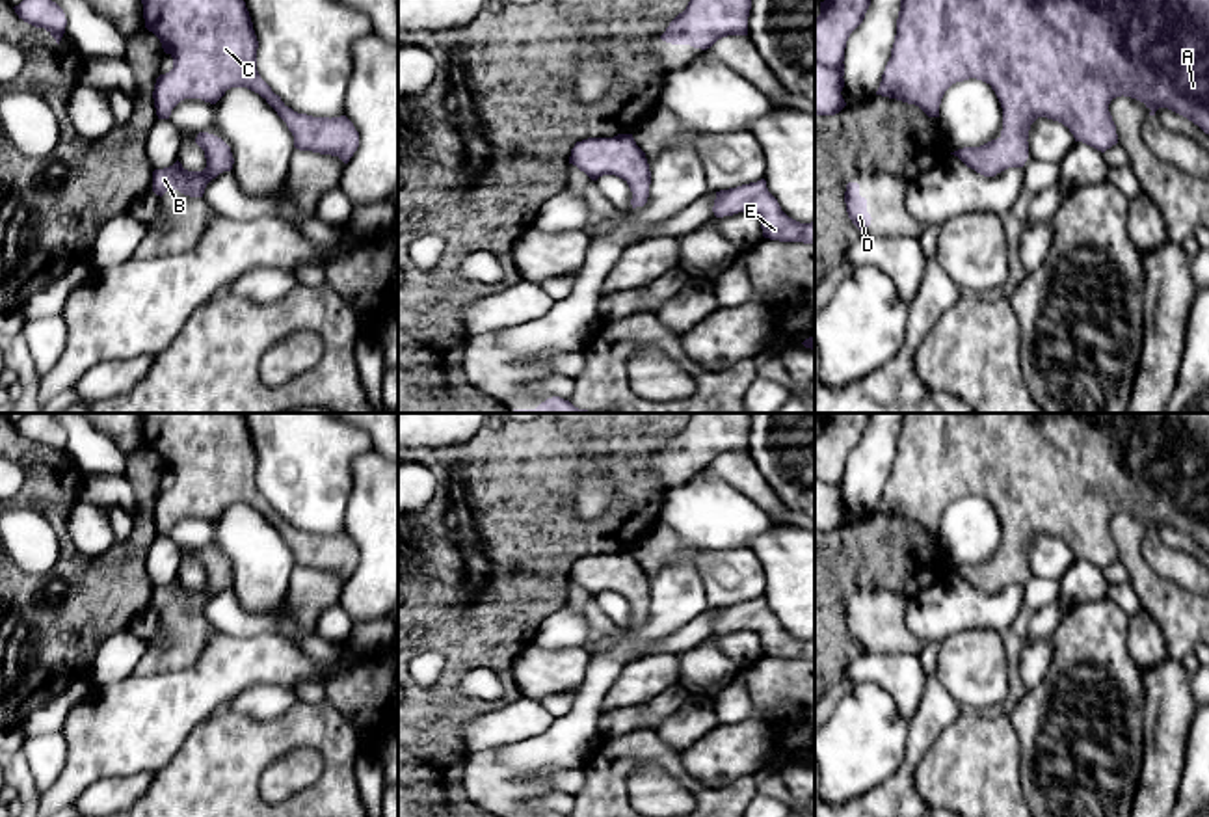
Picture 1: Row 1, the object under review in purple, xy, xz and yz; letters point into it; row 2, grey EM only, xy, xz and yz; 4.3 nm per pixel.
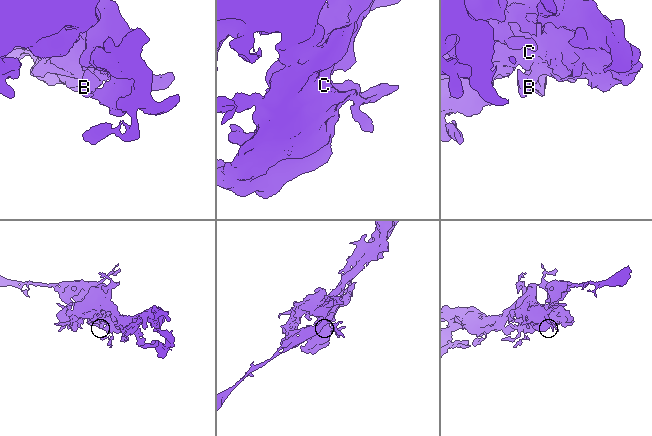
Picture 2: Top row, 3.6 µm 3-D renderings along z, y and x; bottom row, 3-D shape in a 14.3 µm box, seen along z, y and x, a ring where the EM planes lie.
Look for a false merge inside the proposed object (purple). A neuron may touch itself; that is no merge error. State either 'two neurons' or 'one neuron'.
one neuron

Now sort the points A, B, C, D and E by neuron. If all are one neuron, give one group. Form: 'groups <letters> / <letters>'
groups A B C D E

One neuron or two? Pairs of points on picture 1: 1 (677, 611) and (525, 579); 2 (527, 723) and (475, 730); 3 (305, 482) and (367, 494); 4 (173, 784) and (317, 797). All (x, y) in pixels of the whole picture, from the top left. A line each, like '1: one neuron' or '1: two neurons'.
1: two neurons
2: one neuron
3: two neurons
4: one neuron

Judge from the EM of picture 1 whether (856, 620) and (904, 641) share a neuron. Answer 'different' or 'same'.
same

